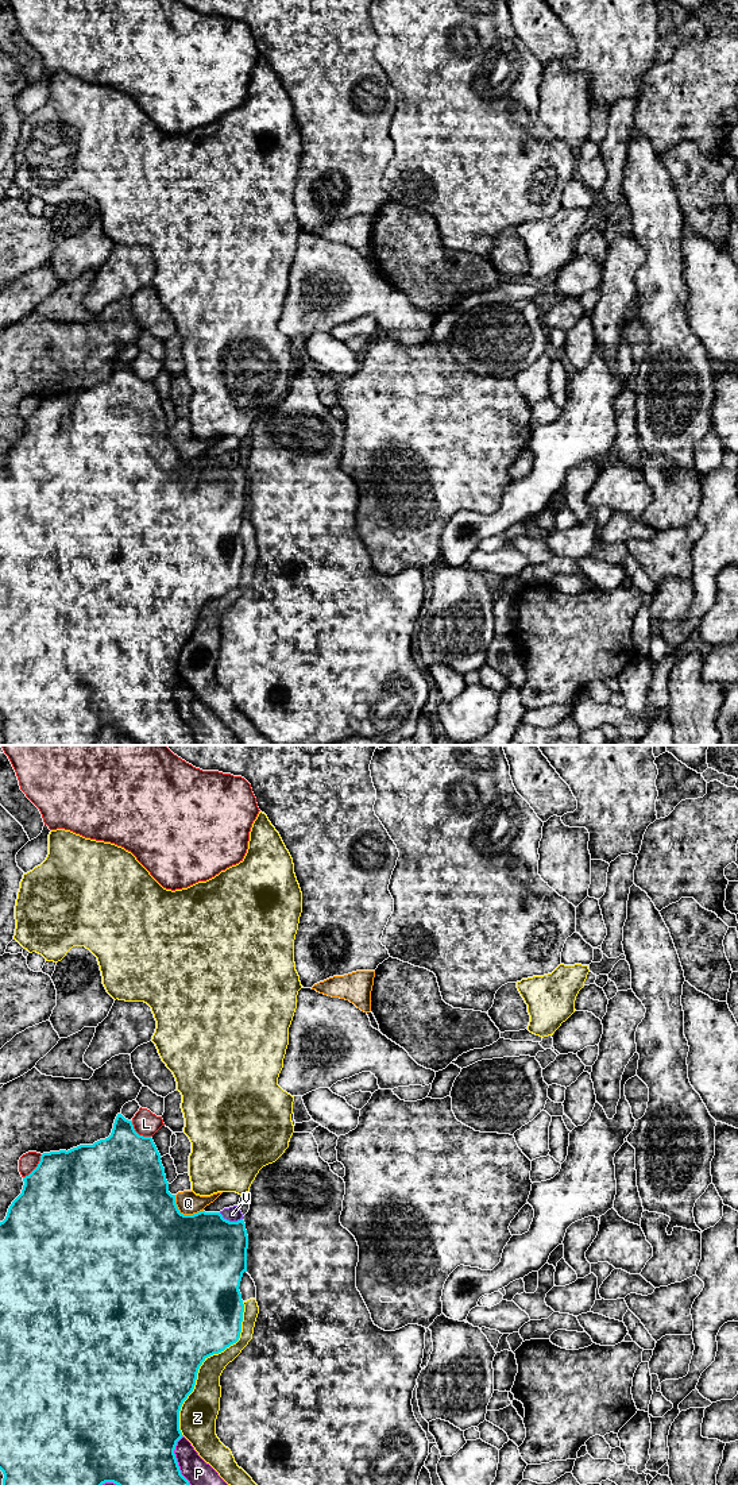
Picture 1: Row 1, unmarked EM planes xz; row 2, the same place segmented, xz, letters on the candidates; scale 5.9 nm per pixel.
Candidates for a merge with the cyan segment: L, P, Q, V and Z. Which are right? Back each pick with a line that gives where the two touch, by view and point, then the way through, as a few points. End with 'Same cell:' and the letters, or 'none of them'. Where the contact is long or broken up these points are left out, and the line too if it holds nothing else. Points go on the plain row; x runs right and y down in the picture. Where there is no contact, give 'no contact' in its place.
Same cell: none of them

